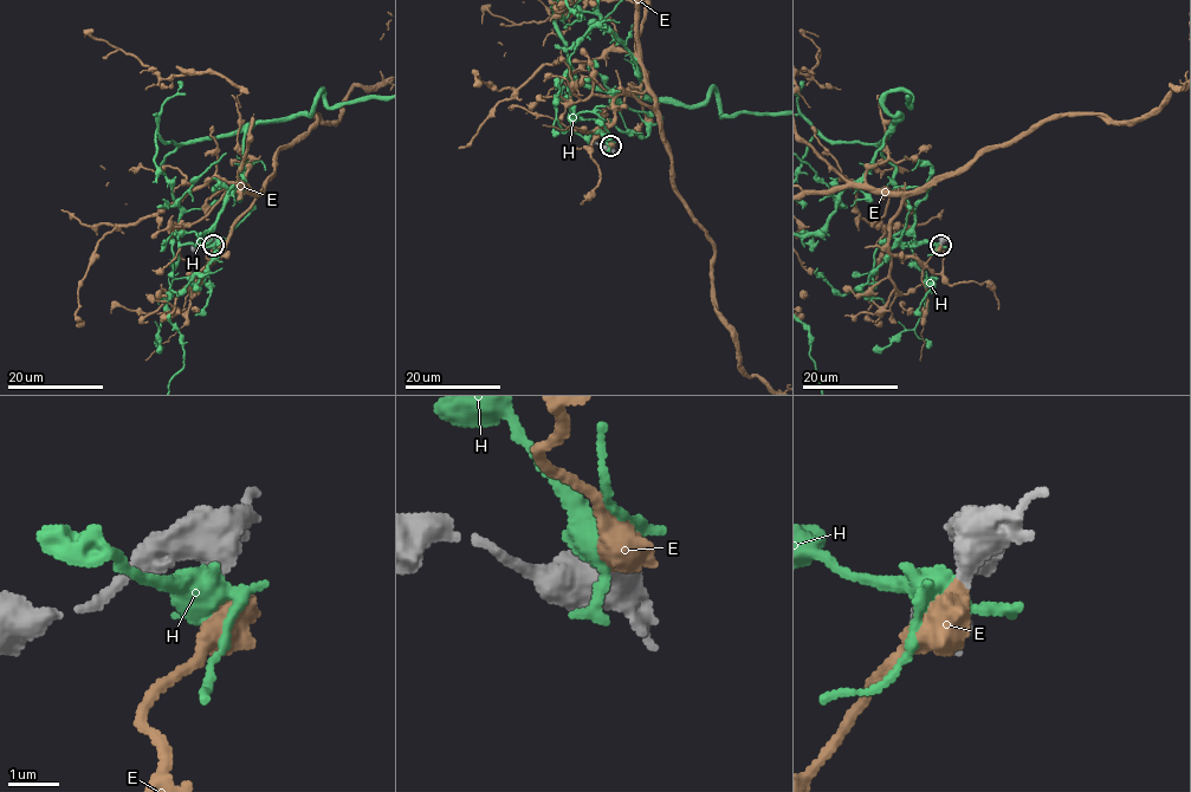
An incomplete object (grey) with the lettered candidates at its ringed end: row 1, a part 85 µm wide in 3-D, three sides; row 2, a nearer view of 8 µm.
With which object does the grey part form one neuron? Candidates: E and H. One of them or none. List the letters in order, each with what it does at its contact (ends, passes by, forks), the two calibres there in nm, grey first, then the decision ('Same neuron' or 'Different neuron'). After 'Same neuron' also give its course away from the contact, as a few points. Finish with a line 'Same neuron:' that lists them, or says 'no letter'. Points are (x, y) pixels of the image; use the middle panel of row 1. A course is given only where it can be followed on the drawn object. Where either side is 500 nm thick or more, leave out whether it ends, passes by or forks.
E: Thickness 650 nm (grey) against 550 nm. Same neuron
H: Thickness 650 nm (grey) against 480 nm. Different neuron
Same neuron: E

